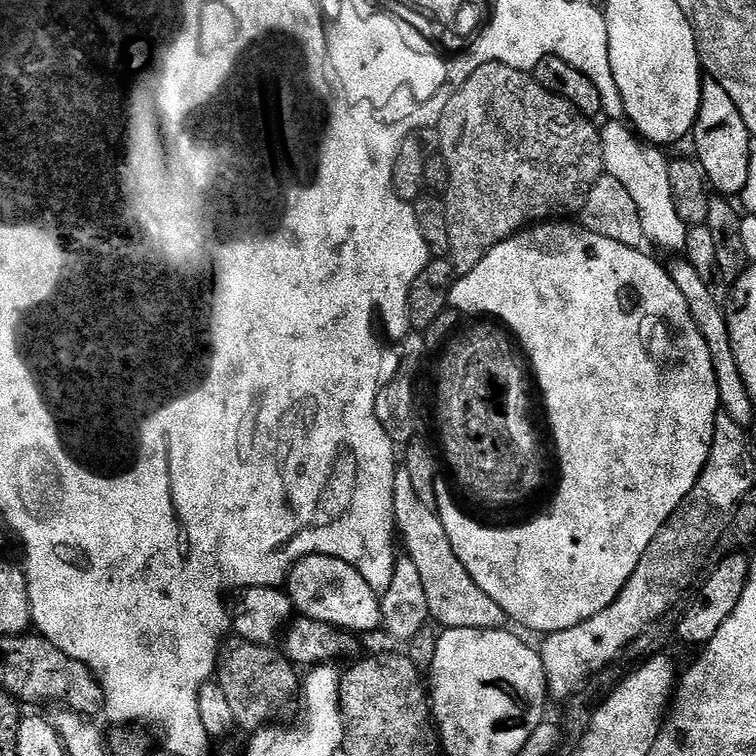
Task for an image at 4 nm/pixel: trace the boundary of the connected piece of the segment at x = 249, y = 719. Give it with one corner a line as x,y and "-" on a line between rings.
240,640
230,648
221,655
214,680
226,693
236,728
251,734
281,717
279,715
291,704
294,691
299,691
300,676
296,674
297,667
277,647

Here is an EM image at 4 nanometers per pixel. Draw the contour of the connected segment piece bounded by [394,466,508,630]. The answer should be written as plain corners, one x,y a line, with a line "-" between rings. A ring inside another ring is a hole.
397,467
394,478
394,514
396,529
405,553
414,562
425,587
429,617
440,626
450,629
496,629
504,628
508,619
498,602
490,597
470,578
466,566
459,561
454,546
447,537
436,510
419,501
411,484
410,472

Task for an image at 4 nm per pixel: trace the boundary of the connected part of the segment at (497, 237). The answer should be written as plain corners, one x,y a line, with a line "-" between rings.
505,64
478,66
478,70
474,70
474,74
470,74
470,78
466,78
466,82
461,88
456,89
450,102
444,105
439,113
439,120
440,146
438,152
443,156
446,166
450,170
448,190
442,196
446,210
446,230
450,230
448,256
457,273
460,274
474,270
474,266
478,266
478,262
482,262
482,258
486,258
486,254
490,250
494,250
494,246
498,246
504,240
509,240
517,232
525,231
529,226
535,226
541,222
552,222
557,218
575,217
586,206
586,198
590,198
590,190
594,190
594,182
598,182
598,178
605,175
604,155
600,145
600,128
592,125
595,123
589,117
583,116
570,102
566,102
566,98
558,98
554,94
550,94
550,90
546,90
536,81
535,75

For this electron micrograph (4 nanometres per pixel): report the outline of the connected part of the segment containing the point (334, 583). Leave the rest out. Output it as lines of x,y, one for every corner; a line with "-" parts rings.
307,556
299,560
288,574
286,591
293,609
312,620
343,628
350,634
372,632
381,627
380,596
350,562
342,562
337,556

